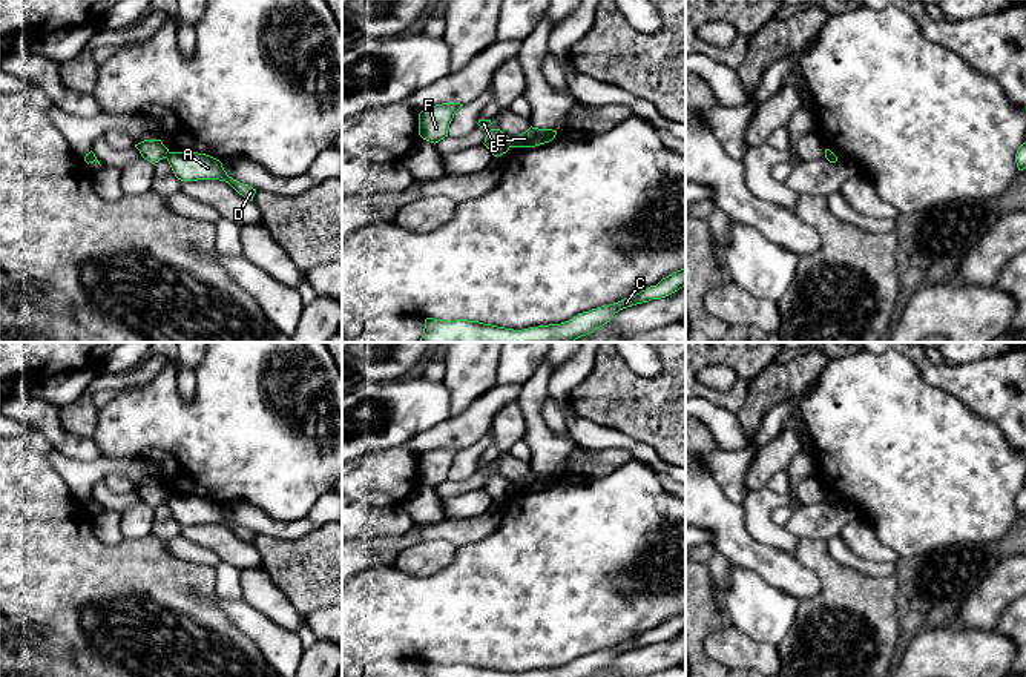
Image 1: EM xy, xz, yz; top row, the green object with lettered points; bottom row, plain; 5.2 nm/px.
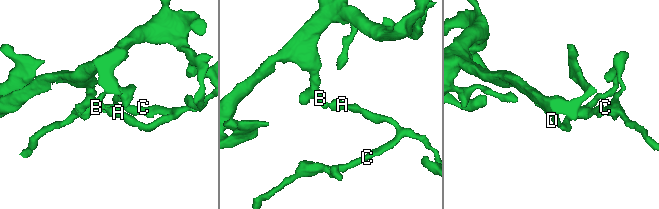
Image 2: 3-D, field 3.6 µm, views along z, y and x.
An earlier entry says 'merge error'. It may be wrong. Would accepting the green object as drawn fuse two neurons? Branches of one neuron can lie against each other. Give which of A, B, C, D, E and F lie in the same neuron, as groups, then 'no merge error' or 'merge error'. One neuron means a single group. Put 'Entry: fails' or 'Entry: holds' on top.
Entry: holds
A C D E / B F | merge error

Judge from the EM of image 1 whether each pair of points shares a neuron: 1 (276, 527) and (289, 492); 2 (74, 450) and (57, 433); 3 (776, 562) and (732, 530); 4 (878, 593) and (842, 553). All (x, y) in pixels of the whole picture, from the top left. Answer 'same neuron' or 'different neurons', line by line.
1: different neurons
2: same neuron
3: same neuron
4: different neurons

